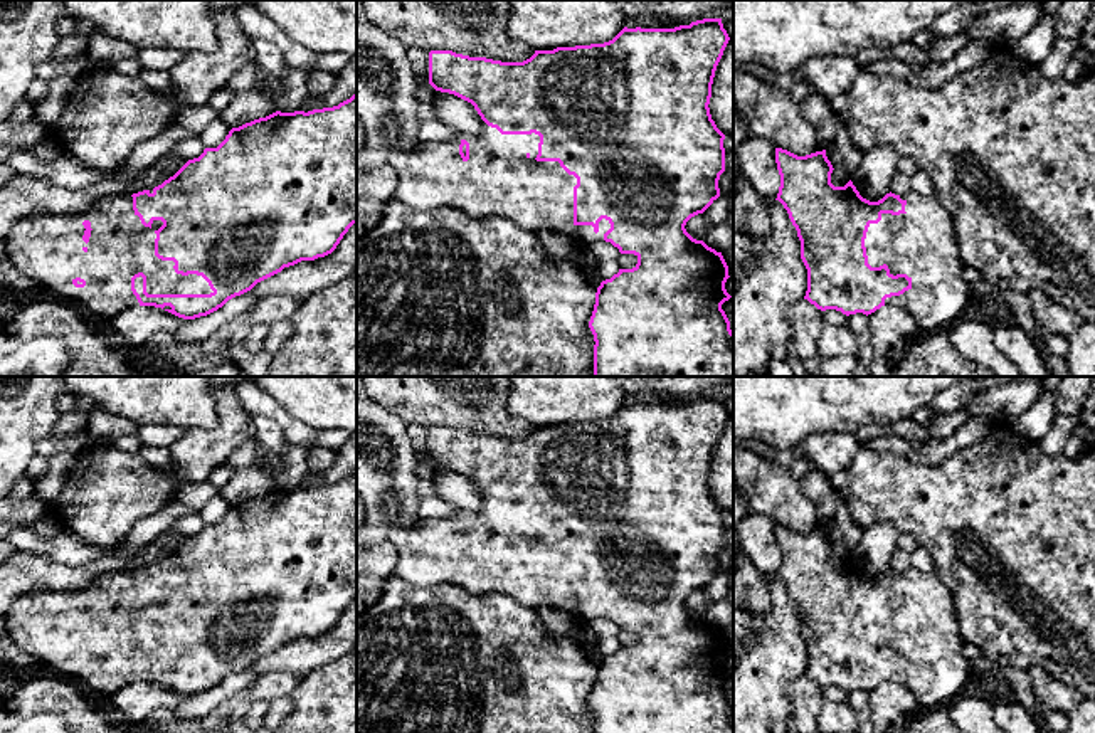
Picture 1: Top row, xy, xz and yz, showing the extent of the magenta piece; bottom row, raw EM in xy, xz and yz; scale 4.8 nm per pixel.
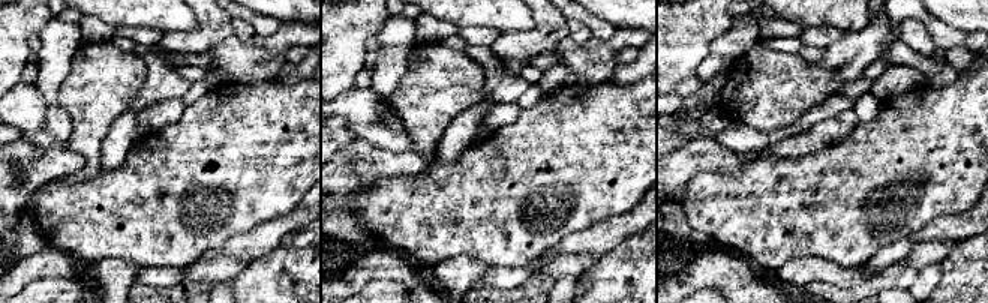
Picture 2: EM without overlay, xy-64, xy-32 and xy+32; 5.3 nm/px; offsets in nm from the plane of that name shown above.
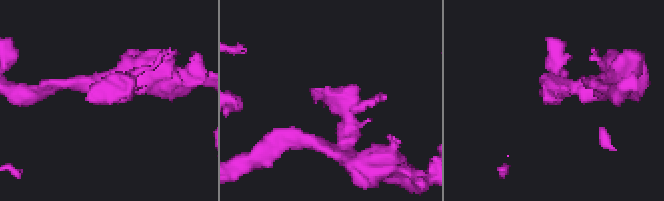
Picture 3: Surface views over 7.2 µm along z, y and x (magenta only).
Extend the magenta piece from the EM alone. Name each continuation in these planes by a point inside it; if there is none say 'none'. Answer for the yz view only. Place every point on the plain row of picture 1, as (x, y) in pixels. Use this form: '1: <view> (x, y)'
1: yz (922, 621)

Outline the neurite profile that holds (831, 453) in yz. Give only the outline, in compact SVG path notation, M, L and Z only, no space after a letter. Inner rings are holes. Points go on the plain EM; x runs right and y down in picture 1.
M816 432L801 446L801 454L811 461L814 469L821 469L829 477L846 471L861 444L853 434Z

